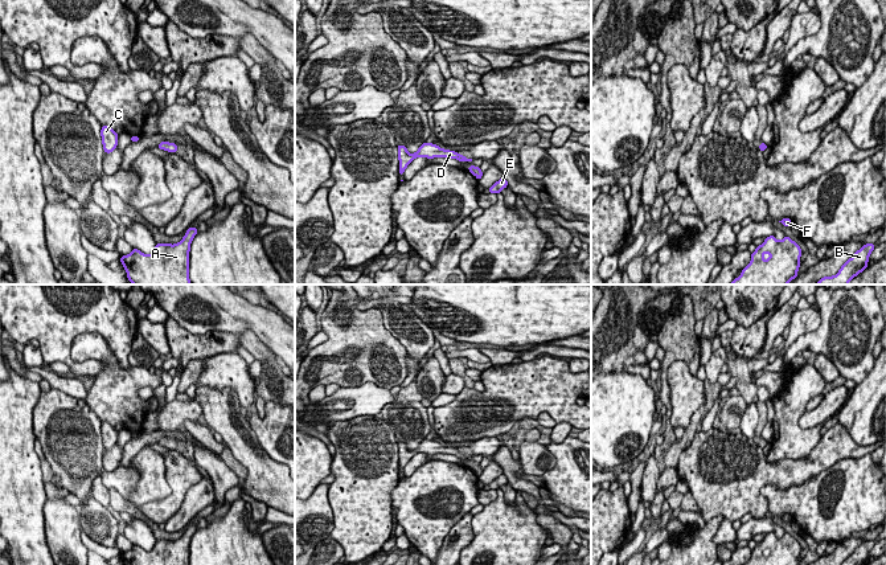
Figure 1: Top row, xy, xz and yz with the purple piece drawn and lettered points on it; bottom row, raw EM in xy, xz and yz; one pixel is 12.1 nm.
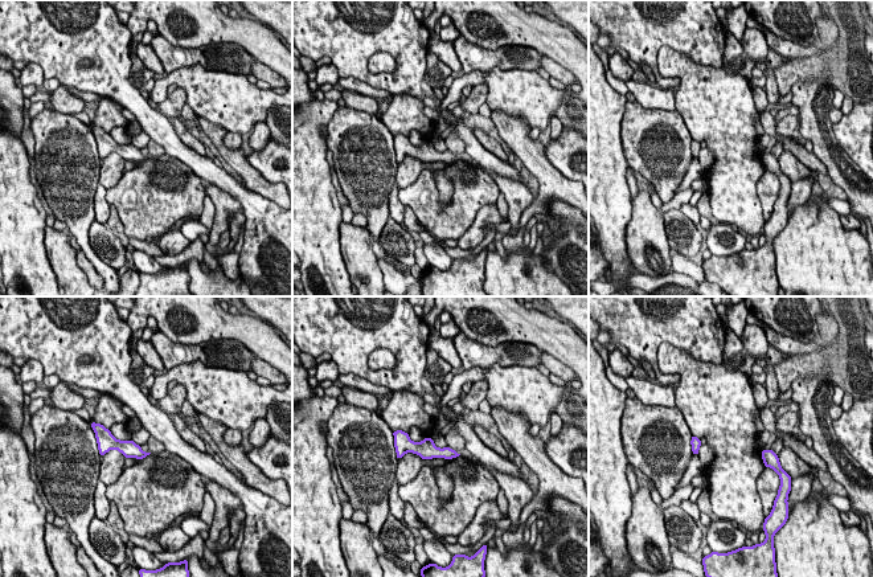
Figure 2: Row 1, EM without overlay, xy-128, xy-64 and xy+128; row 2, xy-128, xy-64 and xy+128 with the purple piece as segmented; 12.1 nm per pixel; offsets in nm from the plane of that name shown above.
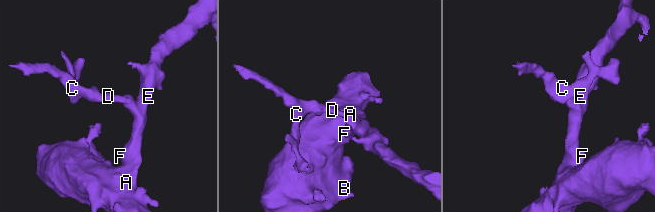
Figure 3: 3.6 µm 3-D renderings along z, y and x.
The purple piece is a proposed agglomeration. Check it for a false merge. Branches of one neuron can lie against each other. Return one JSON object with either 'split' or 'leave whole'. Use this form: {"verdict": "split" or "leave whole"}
{"verdict": "leave whole"}

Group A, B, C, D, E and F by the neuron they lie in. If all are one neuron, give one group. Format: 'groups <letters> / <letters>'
groups A B C D E F

